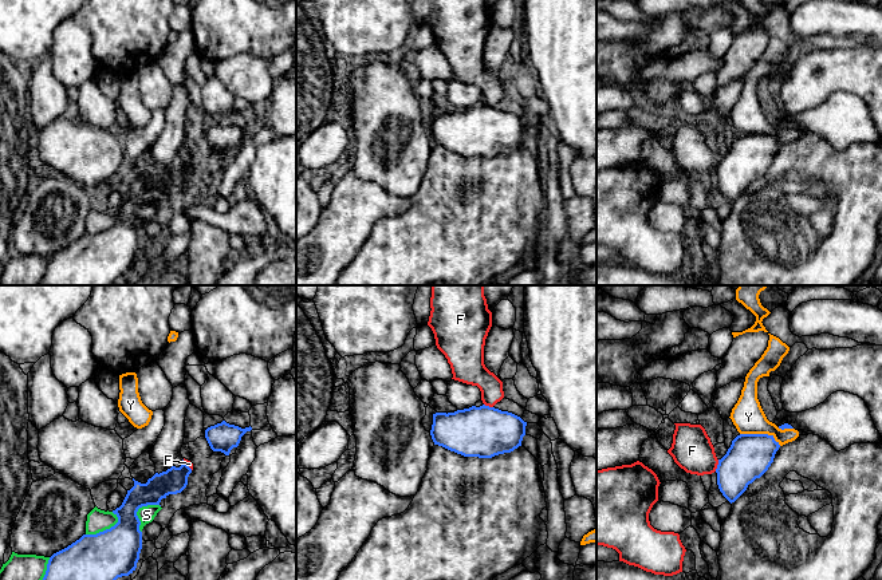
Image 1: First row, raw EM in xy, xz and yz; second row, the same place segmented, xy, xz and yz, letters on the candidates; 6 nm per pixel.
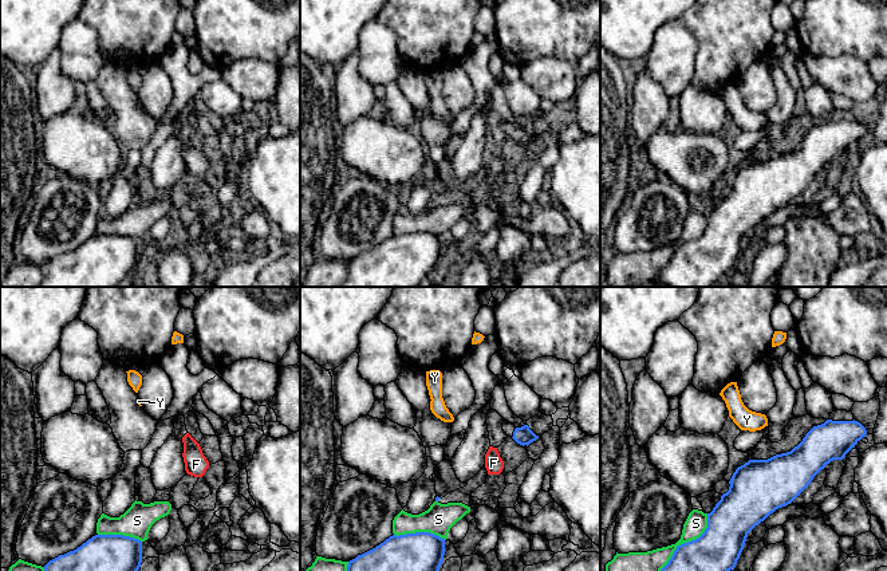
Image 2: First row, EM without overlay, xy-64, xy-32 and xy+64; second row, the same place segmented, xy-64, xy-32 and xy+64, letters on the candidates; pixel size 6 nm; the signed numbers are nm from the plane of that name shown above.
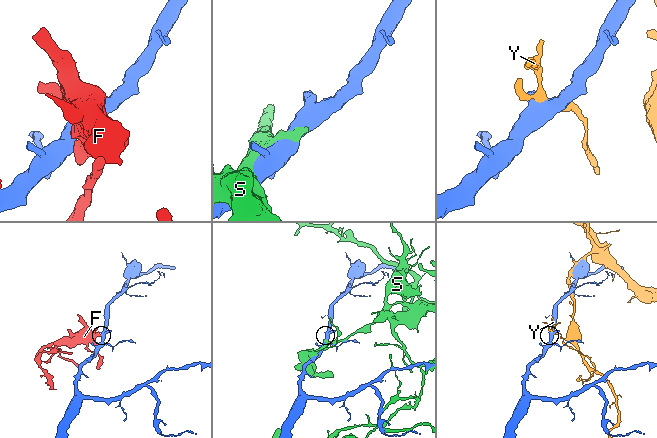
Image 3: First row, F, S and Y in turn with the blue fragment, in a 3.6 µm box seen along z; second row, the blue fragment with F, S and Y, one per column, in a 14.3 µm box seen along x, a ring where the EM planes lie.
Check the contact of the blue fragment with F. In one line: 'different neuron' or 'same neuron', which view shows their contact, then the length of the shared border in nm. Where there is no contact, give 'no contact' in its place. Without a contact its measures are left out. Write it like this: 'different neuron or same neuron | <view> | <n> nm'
different neuron | yz | 80 nm

